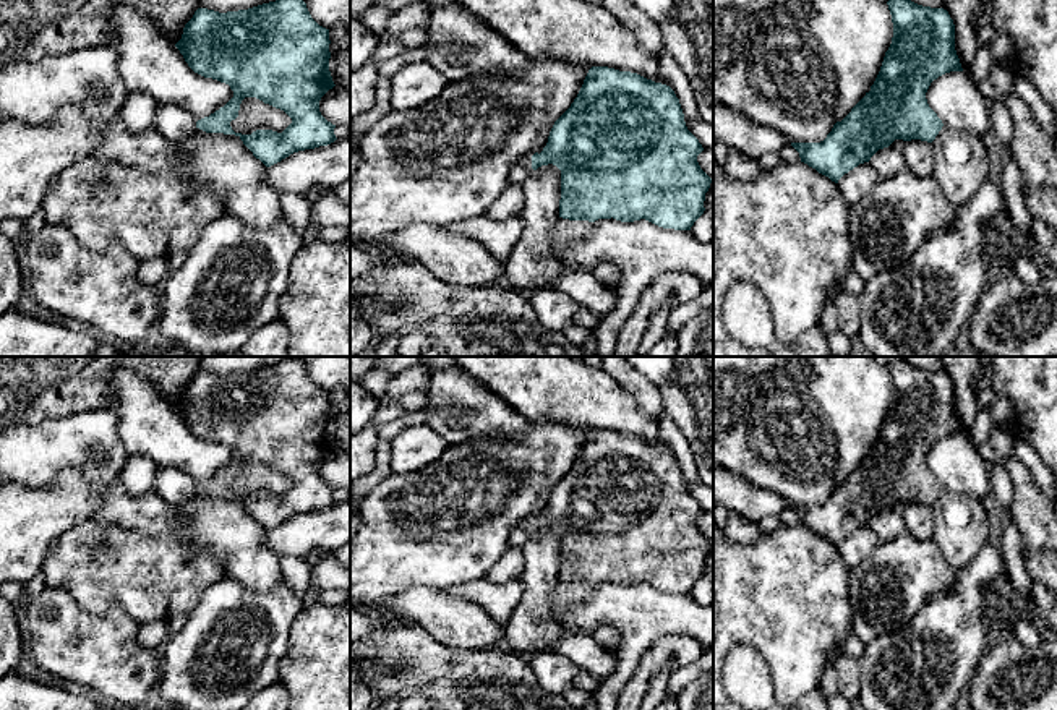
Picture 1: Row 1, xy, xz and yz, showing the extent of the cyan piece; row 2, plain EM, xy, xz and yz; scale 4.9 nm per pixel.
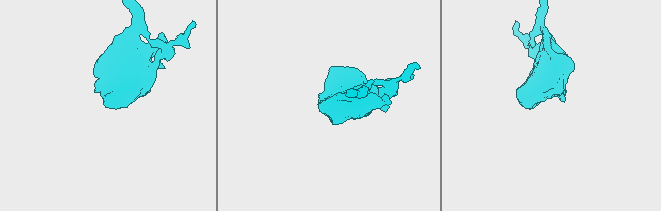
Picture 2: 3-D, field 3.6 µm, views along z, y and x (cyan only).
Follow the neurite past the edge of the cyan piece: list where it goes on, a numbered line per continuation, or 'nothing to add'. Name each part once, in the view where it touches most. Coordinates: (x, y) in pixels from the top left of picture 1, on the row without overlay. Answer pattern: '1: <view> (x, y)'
1: xz (521, 532)

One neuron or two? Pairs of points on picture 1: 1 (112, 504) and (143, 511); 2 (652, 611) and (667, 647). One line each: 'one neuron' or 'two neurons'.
1: one neuron
2: two neurons

